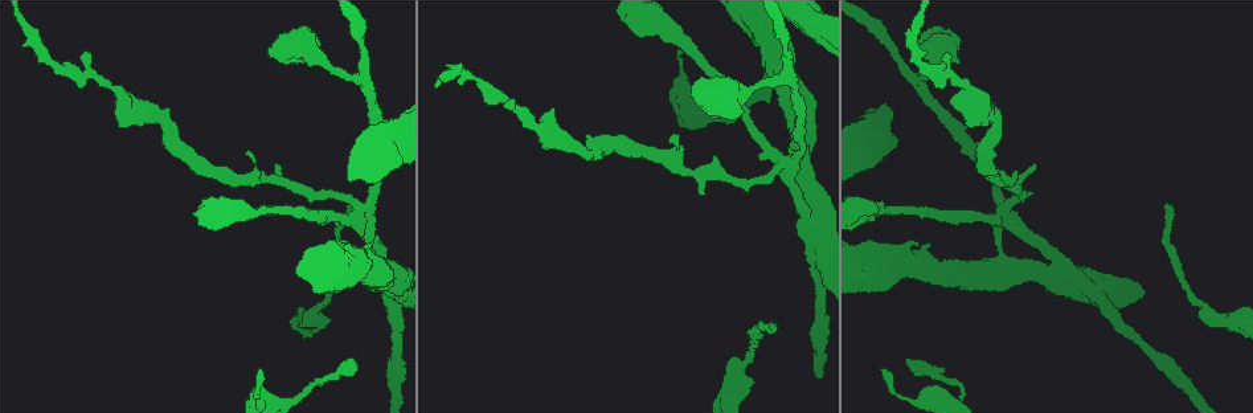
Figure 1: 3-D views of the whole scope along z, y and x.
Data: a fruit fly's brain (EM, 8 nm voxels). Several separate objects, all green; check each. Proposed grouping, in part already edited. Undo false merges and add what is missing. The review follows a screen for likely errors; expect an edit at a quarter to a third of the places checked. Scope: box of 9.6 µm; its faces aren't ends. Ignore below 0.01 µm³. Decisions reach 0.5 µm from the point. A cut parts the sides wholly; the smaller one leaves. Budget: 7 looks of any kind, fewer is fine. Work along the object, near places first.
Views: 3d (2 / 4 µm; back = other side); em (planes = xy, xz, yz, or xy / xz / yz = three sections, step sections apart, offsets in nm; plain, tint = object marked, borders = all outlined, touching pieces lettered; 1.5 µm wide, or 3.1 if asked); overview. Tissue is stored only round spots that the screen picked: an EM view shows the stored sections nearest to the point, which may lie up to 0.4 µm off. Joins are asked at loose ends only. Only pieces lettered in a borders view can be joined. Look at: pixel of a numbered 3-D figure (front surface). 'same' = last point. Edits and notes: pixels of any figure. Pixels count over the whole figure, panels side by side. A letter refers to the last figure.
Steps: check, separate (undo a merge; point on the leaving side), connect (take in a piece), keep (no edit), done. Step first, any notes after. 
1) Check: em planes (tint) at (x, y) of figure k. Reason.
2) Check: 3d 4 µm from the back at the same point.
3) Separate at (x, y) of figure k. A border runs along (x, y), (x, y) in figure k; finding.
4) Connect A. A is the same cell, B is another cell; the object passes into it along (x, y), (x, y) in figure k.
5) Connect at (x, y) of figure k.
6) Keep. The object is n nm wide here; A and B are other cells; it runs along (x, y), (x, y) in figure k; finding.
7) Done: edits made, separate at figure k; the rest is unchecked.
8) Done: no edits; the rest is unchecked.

Check: 3d 4 µm from the back at (756, 87) of figure 1. Sudden change in width.

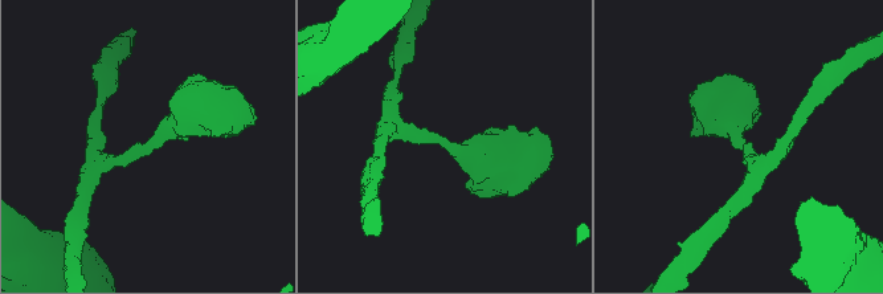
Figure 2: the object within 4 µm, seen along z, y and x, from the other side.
Check: em planes (tint) at (152, 149) of figure 2.

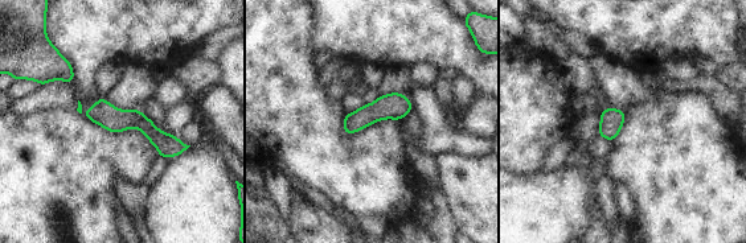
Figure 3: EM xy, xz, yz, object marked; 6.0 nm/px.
Check: em planes (borders) at the same point.

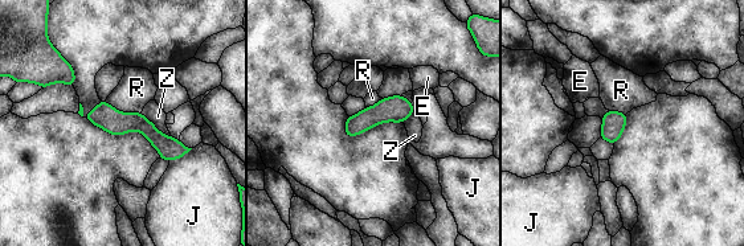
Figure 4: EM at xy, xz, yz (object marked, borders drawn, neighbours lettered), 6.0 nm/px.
Keep. The object is 130 nm wide here; the longest contact is with R, 240 nm; E, J, R and Z are other cells; all the same cell.

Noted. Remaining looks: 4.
Check: 3d 4 µm at (1170, 206) of figure 1.

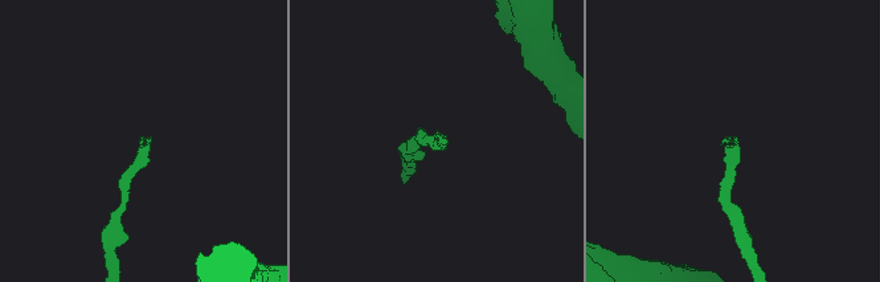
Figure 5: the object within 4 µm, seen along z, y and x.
Check: em xz step 8 (borders) at (151, 138) of figure 5.

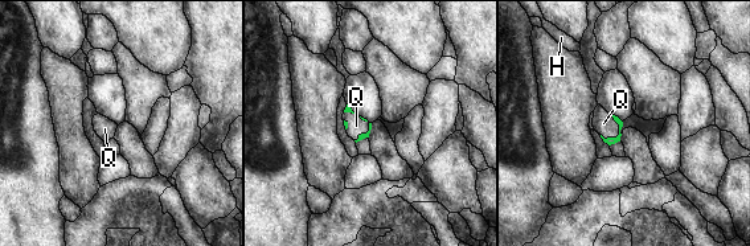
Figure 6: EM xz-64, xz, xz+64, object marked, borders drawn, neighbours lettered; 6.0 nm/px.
Check: em yz step 4 (borders) at the same point. Another direction.

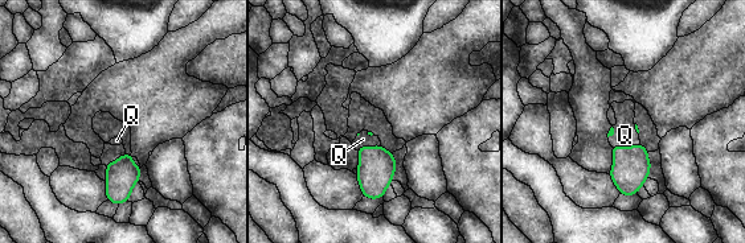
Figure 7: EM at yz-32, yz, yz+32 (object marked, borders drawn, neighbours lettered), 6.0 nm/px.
Connect Q. Q is the same cell; the object passes into it along (631, 165), (625, 147), (625, 135) in figure 7; the cell continues.

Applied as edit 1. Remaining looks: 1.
Done: edits made, connect at figure 7; the rest is unchecked.

